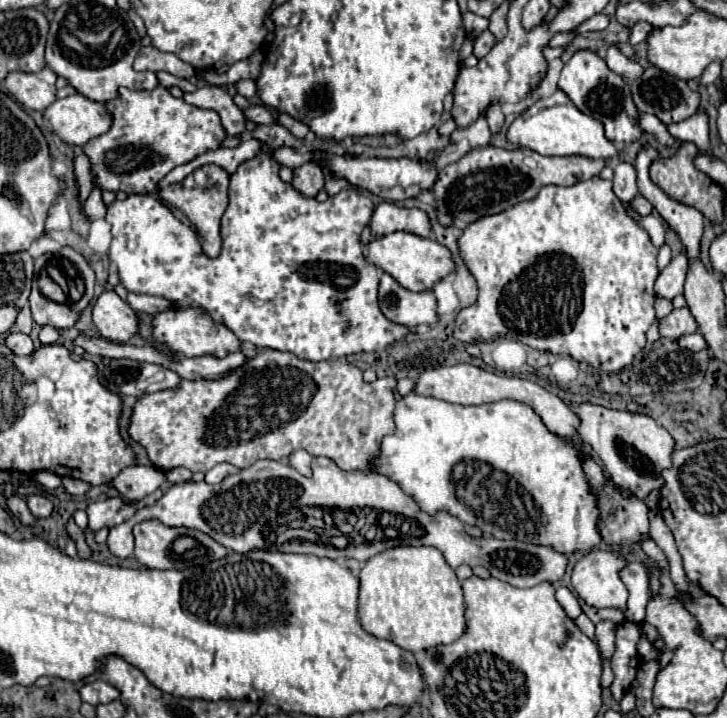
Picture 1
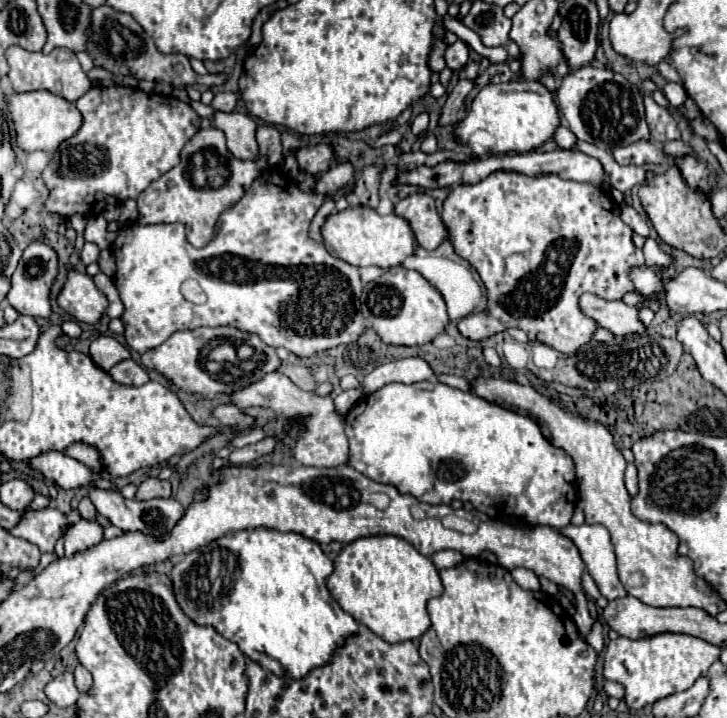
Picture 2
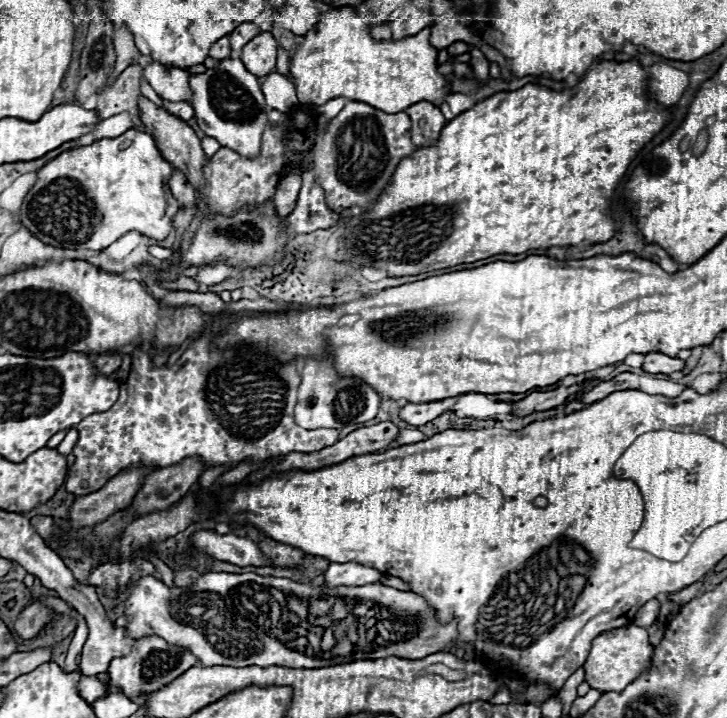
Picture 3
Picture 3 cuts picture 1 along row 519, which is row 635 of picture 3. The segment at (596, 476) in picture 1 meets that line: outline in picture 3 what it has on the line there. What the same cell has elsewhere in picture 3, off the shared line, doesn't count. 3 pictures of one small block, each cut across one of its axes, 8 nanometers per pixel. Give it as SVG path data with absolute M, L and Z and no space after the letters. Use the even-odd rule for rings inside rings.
M624 626L602 632L594 642L584 664L586 682L600 692L622 692L634 678L638 678L650 664L652 646L648 644L648 632L640 626Z

